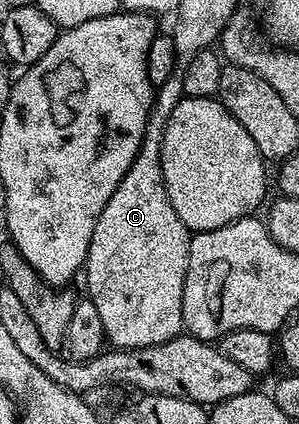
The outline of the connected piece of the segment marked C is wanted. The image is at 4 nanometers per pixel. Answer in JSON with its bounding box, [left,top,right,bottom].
[84,74,190,349]

